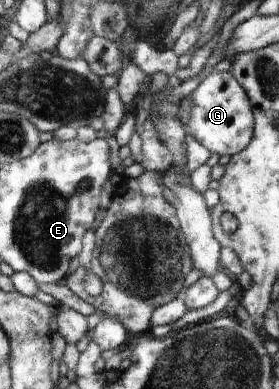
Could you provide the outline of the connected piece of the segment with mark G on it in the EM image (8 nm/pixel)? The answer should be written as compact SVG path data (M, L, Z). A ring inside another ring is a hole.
M216 72L207 74L197 90L190 94L192 106L190 119L185 125L186 132L198 143L202 144L210 153L216 155L230 155L231 157L243 151L252 141L252 105L245 95L242 85L230 72Z

